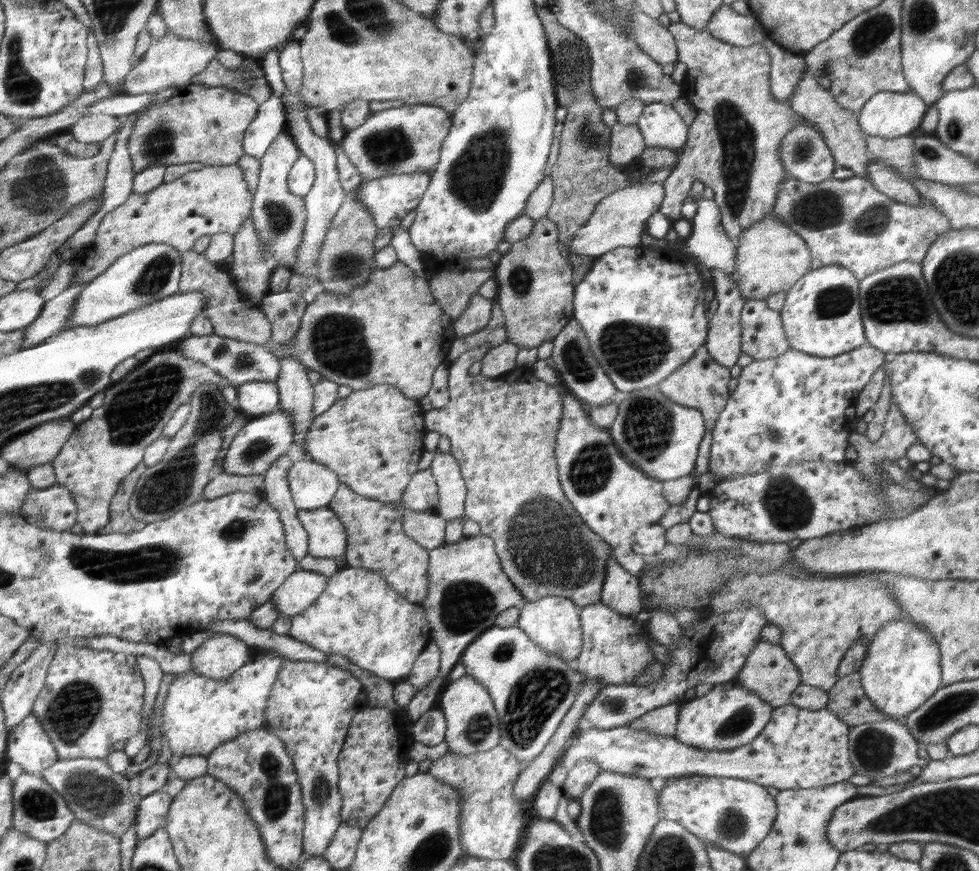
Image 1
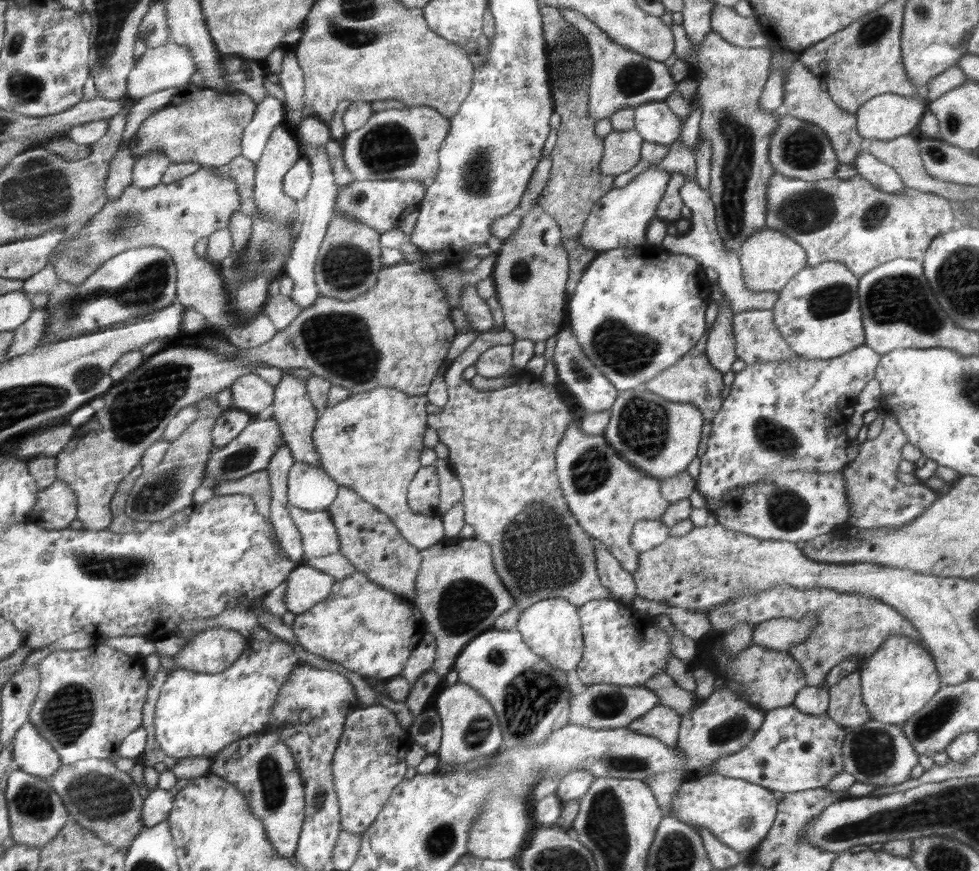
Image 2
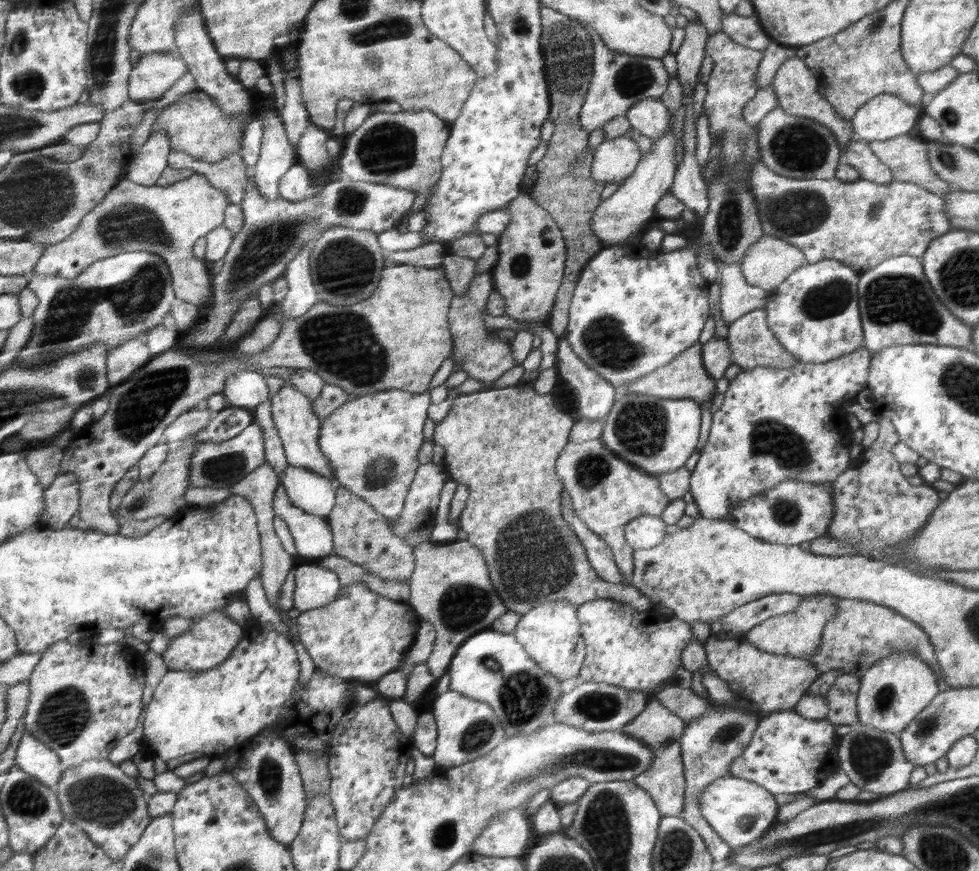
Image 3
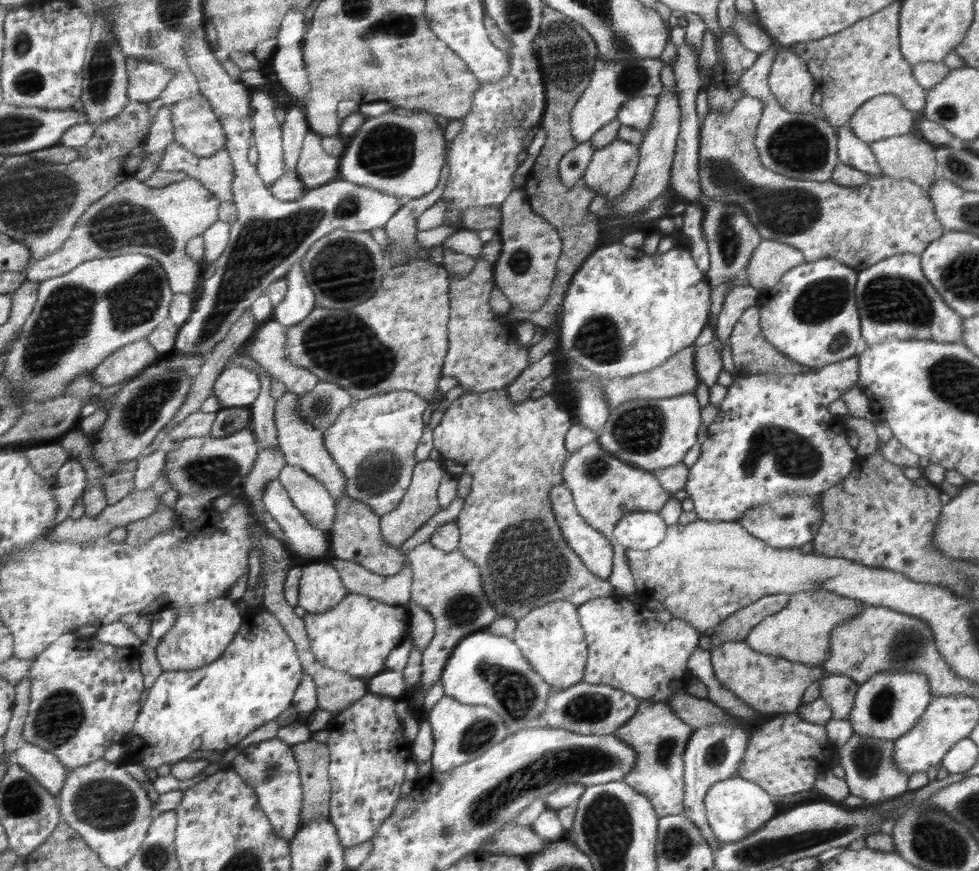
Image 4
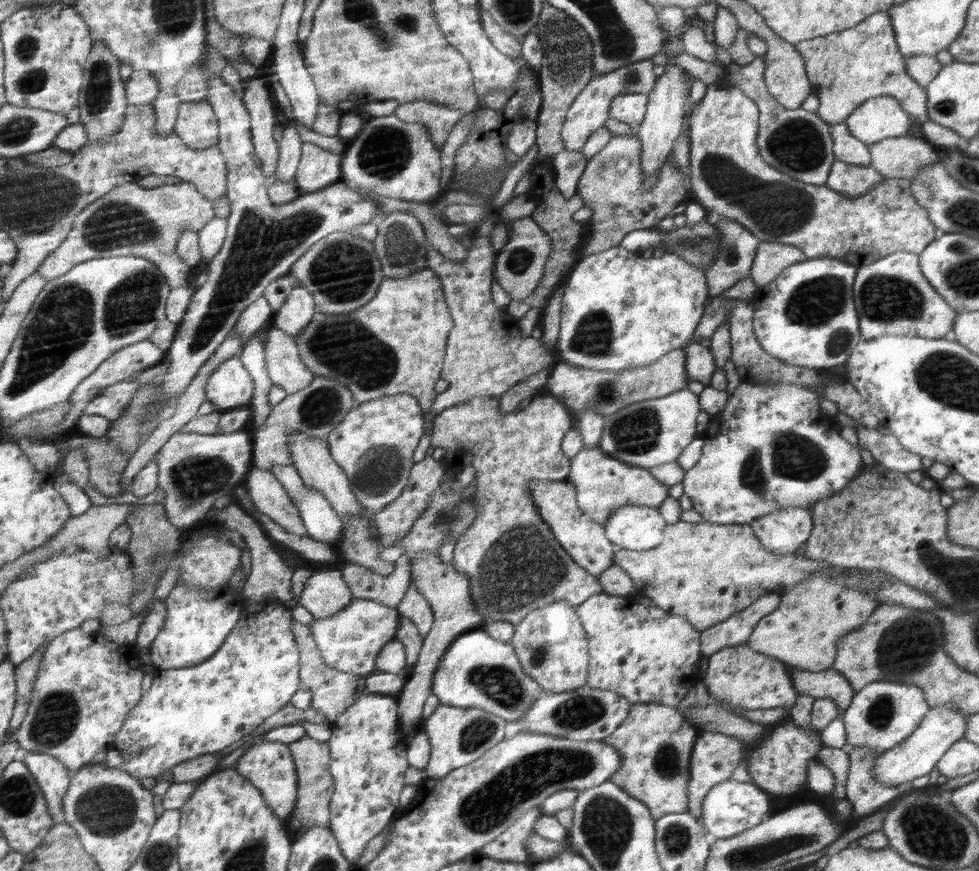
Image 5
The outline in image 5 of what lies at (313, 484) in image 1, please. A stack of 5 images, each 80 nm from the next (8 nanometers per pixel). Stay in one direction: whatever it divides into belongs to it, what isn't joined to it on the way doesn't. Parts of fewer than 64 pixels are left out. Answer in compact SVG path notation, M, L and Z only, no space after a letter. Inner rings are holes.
M293 464L272 466L270 471L280 481L299 510L308 536L332 546L341 542L344 522L334 513L324 495L317 490L306 488Z

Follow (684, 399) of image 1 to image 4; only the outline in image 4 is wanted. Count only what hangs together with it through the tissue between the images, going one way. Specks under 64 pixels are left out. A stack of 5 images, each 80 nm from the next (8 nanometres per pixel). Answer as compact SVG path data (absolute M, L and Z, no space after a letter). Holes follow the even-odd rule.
M696 347L683 348L678 354L671 356L666 363L652 371L644 372L636 376L628 376L627 379L597 378L602 381L603 388L606 388L607 403L610 409L614 410L623 402L634 399L663 399L688 393L695 394L695 388L702 381L699 380L699 372L696 368Z

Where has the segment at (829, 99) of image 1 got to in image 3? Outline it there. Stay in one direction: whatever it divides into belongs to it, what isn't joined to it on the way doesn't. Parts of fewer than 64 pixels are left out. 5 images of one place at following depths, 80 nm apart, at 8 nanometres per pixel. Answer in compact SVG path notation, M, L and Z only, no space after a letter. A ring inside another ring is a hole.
M796 56L785 60L776 71L771 85L779 100L779 107L786 113L801 117L808 117L822 123L827 129L832 131L835 139L839 142L841 152L844 147L854 138L857 138L853 131L851 120L844 120L838 116L827 97L822 97L817 91L820 82L815 74L806 66L806 63Z

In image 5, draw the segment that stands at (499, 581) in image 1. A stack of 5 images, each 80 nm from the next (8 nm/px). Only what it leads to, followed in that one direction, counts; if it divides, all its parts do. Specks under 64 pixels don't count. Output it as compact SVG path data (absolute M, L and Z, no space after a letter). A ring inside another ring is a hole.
M421 552L417 554L417 558L412 560L411 565L412 578L421 595L428 600L431 608L434 610L434 623L431 630L425 634L418 660L413 668L412 676L407 677L405 687L398 693L399 695L399 714L400 724L404 726L404 731L417 731L423 723L423 707L426 698L430 696L431 686L434 683L436 669L439 667L439 660L442 655L450 648L451 644L459 638L460 635L472 631L476 628L483 628L483 616L475 611L475 606L471 602L471 584L469 584L469 576L465 572L457 572L455 564L451 560L450 564L444 564L438 555L438 552Z

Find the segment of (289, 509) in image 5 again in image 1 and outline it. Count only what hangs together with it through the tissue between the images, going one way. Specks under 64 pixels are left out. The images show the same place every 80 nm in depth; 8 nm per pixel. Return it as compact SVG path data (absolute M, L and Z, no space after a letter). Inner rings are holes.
M328 507L300 509L299 519L308 533L308 554L315 557L344 557L347 531L342 521Z

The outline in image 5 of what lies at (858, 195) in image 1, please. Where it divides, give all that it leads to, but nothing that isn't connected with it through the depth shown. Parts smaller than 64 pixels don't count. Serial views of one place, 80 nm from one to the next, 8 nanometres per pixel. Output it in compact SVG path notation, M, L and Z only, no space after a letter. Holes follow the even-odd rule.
M726 77L709 84L707 86L707 93L704 94L702 100L693 106L691 119L689 120L688 136L690 141L689 157L691 170L689 183L692 184L694 200L707 209L708 213L713 215L721 214L721 216L725 216L730 220L735 220L736 223L740 224L744 229L748 229L748 232L752 233L760 243L772 242L796 246L803 250L807 259L830 257L847 262L847 264L852 264L855 268L859 268L860 266L864 266L864 264L872 264L872 262L876 262L876 260L884 259L886 256L900 251L915 253L919 256L938 238L939 231L936 229L936 226L932 224L930 217L927 215L927 209L922 208L915 199L914 192L911 191L911 181L908 178L886 178L883 182L877 184L873 190L869 190L867 194L863 194L862 196L844 196L825 184L820 186L806 183L796 184L787 173L780 172L777 168L769 165L761 156L758 145L759 105L738 87L730 84Z

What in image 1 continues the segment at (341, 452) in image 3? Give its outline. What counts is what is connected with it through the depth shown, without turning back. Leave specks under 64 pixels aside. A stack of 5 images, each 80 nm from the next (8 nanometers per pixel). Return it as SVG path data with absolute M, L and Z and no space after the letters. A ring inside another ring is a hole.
M380 384L378 386L367 388L366 390L352 391L346 398L338 399L325 413L319 414L311 423L309 428L309 434L307 435L307 442L305 443L305 452L311 460L325 464L332 472L337 474L338 480L341 484L348 485L351 489L360 493L362 496L379 500L380 502L388 502L388 505L400 505L401 498L405 494L405 489L411 482L410 478L413 478L412 474L418 472L418 460L424 452L424 444L422 444L422 438L424 438L424 412L418 404L418 399L408 397L399 388L392 386L391 384ZM404 510L402 515L402 530L412 540L422 544L426 550L431 551L445 542L445 526L447 522L441 516L412 512L411 510Z

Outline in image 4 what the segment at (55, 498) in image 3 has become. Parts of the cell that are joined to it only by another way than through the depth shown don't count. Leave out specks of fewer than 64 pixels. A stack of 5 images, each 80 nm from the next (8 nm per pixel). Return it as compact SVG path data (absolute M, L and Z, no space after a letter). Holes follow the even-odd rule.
M71 458L59 470L58 482L55 485L55 493L59 505L57 526L71 518L74 506L79 498L84 497L91 482L90 474L84 463L76 458Z

